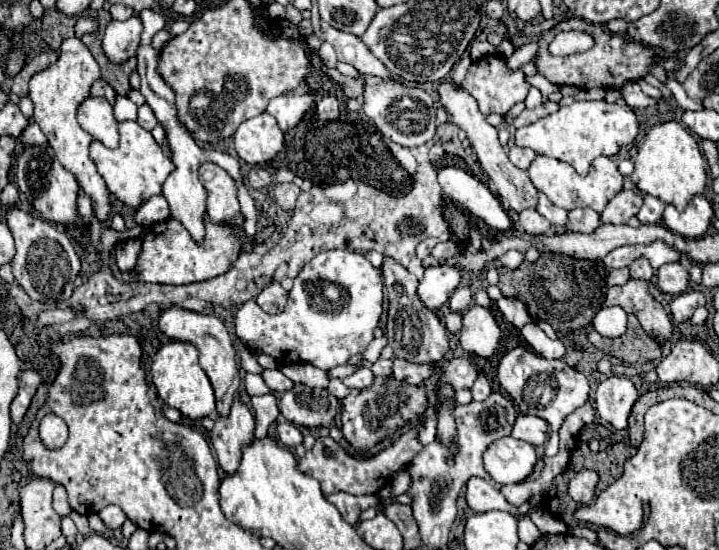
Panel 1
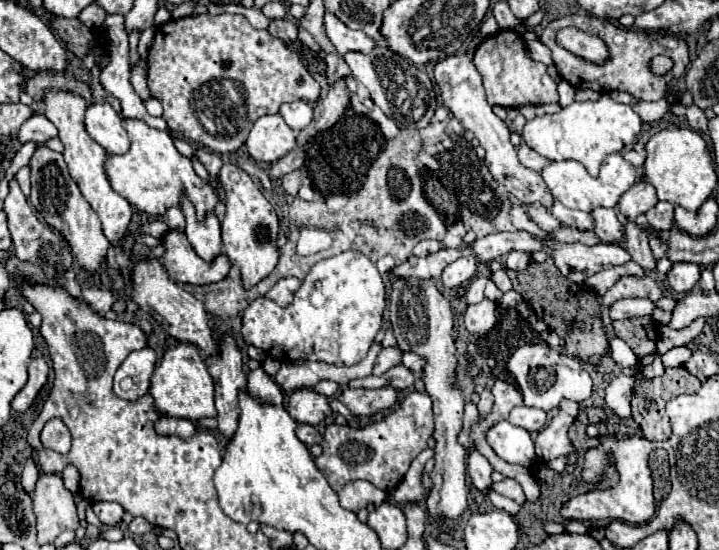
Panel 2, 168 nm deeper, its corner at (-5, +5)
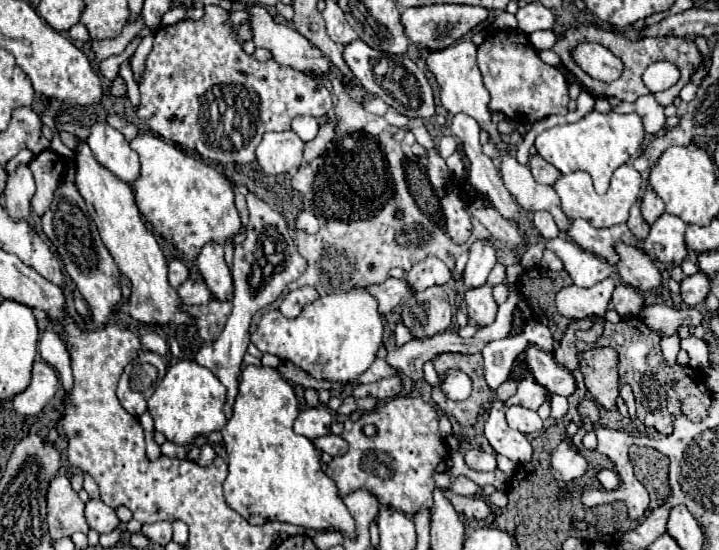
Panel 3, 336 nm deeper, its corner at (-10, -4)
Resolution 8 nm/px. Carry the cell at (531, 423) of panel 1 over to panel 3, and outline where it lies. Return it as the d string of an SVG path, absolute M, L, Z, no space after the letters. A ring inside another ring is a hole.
M513 405L507 409L507 423L509 423L509 427L519 429L525 435L535 435L545 425L543 419L535 411L519 407L519 405Z

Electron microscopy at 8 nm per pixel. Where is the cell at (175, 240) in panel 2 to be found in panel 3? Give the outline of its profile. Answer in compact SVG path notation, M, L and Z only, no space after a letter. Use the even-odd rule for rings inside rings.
M189 271L187 281L183 281L177 289L179 297L187 305L205 305L213 299L211 291L207 291L207 283L203 283L203 277L199 271Z

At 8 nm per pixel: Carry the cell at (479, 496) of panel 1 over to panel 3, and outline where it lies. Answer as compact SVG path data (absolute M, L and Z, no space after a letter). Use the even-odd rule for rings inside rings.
M469 449L469 451L465 453L465 463L467 463L471 469L481 471L481 473L491 473L491 471L497 469L497 465L495 465L495 455L493 455L493 453L489 455L489 453L481 451L481 449Z

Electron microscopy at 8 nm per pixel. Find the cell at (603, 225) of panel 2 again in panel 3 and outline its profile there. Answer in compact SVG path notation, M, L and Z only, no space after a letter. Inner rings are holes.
M617 243L615 251L619 255L617 273L623 283L641 289L643 293L653 293L661 285L661 273L657 271L649 255L643 255L635 247L627 247L625 243Z

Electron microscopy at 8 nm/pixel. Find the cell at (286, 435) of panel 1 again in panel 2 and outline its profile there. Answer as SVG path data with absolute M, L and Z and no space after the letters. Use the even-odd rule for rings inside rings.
M300 424L298 430L296 430L298 438L306 444L306 446L312 446L312 444L320 444L322 442L322 436L320 432L316 430L316 426L310 426L310 424Z

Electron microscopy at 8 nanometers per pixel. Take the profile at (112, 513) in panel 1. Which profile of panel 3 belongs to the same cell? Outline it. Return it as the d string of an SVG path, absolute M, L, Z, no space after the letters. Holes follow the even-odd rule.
M91 499L85 505L85 517L91 529L95 529L97 533L111 533L119 527L119 517L115 513L115 509L107 507L101 499Z

